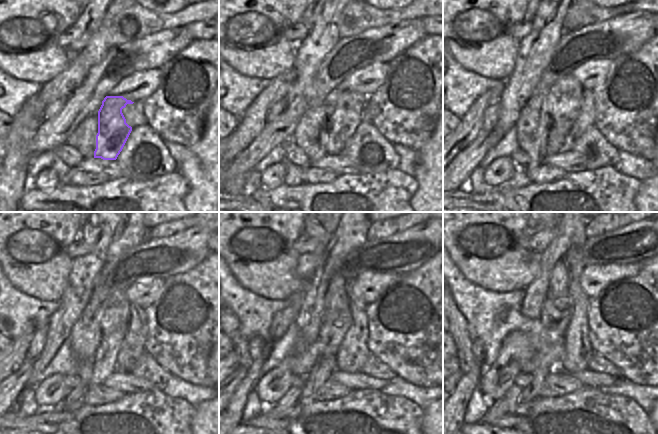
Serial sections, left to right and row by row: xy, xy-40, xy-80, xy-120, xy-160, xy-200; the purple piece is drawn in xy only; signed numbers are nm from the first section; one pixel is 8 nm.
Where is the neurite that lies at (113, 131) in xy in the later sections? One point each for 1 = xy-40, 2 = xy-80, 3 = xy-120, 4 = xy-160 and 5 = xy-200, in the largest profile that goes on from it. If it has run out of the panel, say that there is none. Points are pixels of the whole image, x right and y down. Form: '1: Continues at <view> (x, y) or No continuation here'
1: Continues at xy-40 (343, 108)
2: Continues at xy-80 (564, 97)
3: Continues at xy-120 (114, 314)
4: Continues at xy-160 (337, 305)
5: Continues at xy-200 (559, 281).

